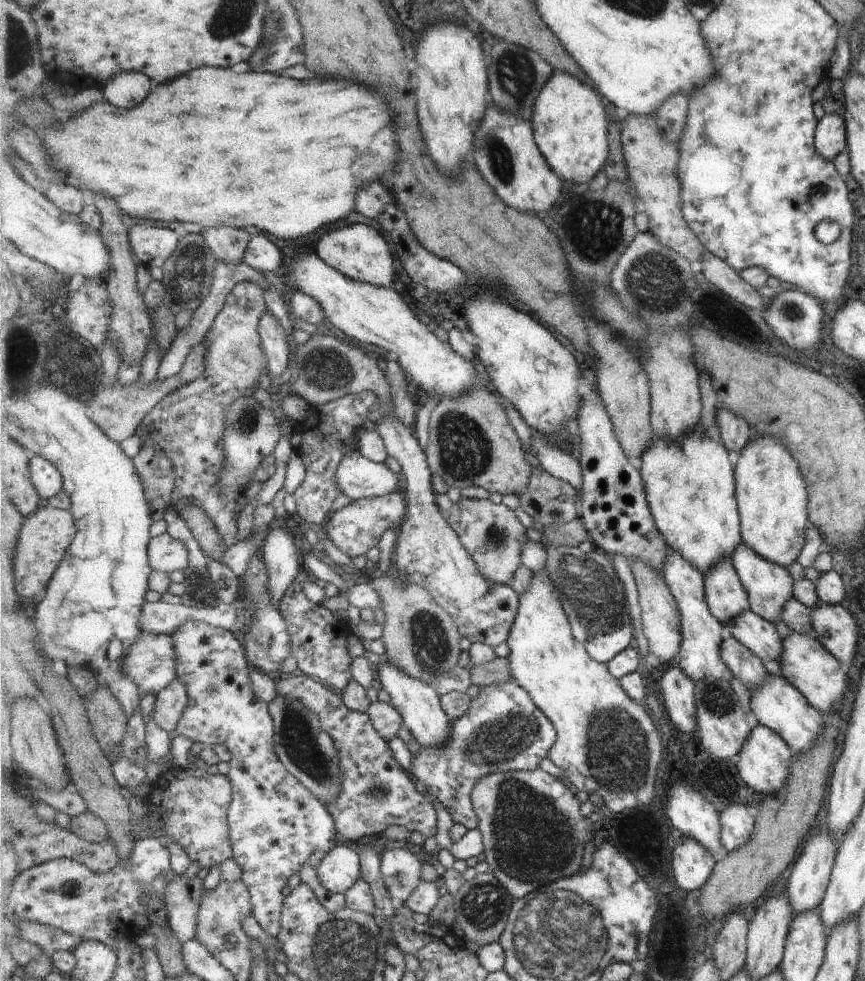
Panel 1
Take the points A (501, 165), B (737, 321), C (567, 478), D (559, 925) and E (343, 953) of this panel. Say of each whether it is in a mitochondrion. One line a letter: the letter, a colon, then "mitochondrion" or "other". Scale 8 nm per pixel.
A: mitochondrion
B: other
C: other
D: mitochondrion
E: mitochondrion

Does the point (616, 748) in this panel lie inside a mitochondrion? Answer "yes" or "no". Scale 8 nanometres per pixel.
yes

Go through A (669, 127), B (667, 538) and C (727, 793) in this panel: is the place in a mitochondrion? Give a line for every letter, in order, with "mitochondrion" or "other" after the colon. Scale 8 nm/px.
A: mitochondrion
B: other
C: other

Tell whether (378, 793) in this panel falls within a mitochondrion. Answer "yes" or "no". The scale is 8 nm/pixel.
yes

